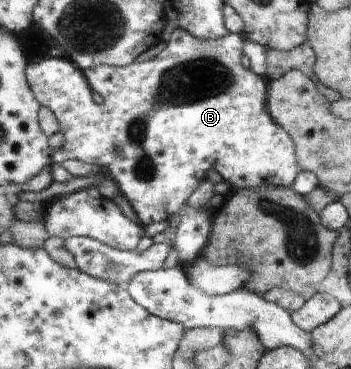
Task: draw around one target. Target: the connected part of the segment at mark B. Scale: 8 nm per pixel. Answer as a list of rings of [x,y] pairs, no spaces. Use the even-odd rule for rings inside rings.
[[[175,27],[170,33],[167,40],[168,45],[161,51],[159,56],[149,60],[140,58],[133,61],[131,65],[126,67],[114,67],[111,65],[99,65],[86,71],[79,70],[67,57],[65,50],[60,47],[51,48],[50,46],[40,45],[38,50],[33,52],[36,57],[36,63],[30,63],[27,66],[28,85],[31,87],[33,94],[40,101],[41,106],[48,108],[55,113],[60,124],[60,130],[64,136],[62,147],[52,150],[52,157],[55,163],[62,163],[69,158],[79,159],[87,164],[97,164],[97,166],[107,166],[109,168],[109,176],[118,184],[122,195],[129,198],[133,202],[134,210],[138,216],[140,224],[146,227],[152,222],[161,222],[162,220],[170,220],[173,216],[181,215],[179,220],[178,231],[174,239],[174,247],[178,252],[178,260],[181,267],[188,267],[194,263],[199,254],[203,253],[203,248],[208,244],[208,238],[212,232],[213,224],[204,211],[196,211],[189,207],[187,198],[189,194],[195,190],[195,186],[205,178],[205,174],[213,170],[218,172],[223,180],[229,186],[233,184],[235,188],[255,188],[260,186],[273,185],[276,187],[291,187],[295,184],[297,176],[299,176],[299,167],[295,160],[295,143],[292,141],[291,135],[277,123],[272,115],[267,112],[268,90],[265,86],[265,80],[261,75],[257,76],[253,69],[245,68],[241,64],[241,56],[243,56],[244,46],[243,38],[237,33],[229,33],[223,38],[205,40],[192,35],[189,31],[183,30],[181,27]],[[93,92],[101,95],[102,104],[93,101]]]

